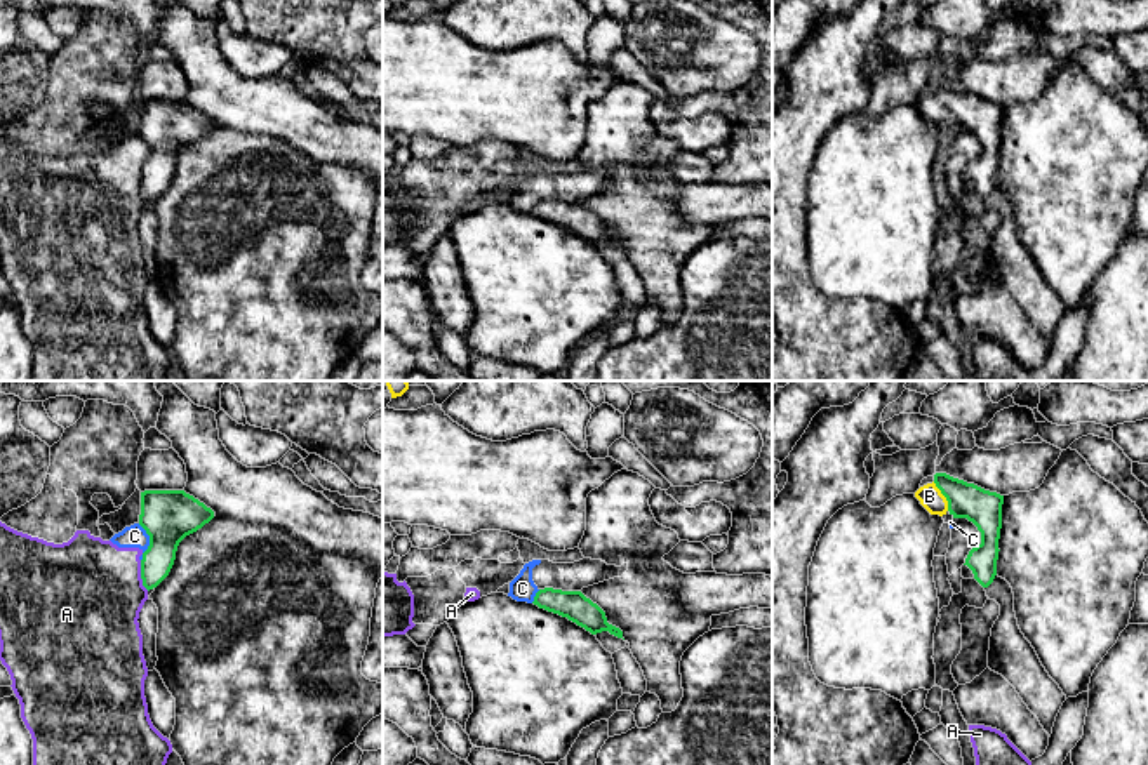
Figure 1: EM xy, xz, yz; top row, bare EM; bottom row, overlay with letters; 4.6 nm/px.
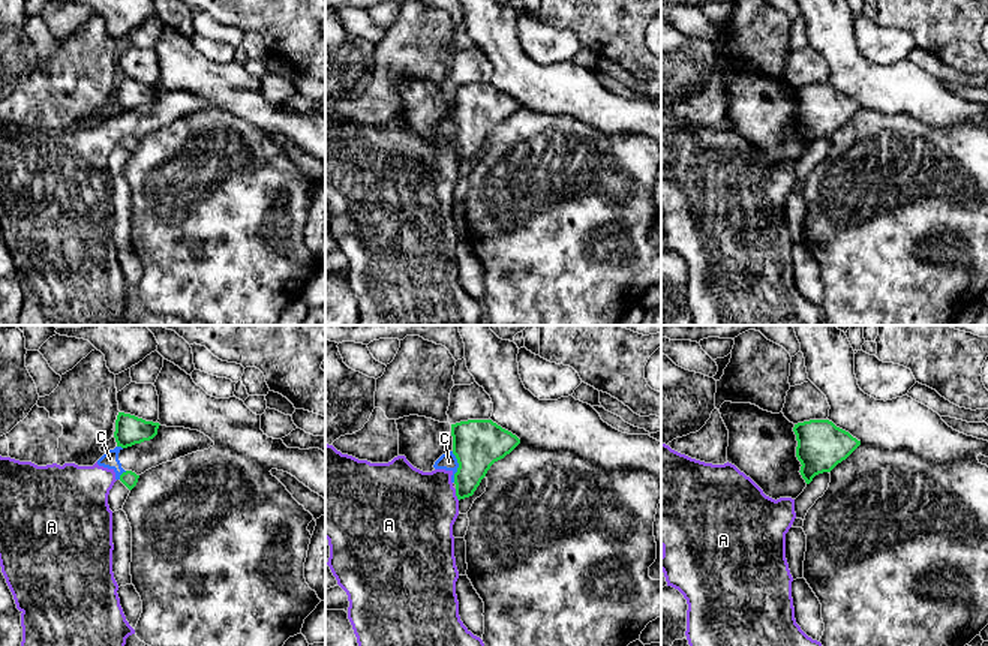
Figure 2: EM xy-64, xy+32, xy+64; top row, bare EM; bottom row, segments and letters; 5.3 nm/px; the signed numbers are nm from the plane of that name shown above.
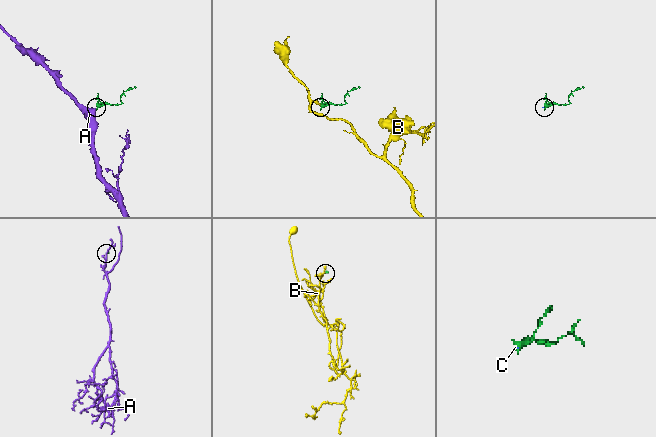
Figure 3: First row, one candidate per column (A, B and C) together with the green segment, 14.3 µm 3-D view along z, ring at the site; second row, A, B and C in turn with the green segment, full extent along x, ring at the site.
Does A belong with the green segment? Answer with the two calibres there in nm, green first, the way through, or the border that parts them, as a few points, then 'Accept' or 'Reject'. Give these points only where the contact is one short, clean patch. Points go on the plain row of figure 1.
Thickness 170 nm (green) against 480 nm. Boundary: xy (140, 171), (140, 188), (148, 200). Reject

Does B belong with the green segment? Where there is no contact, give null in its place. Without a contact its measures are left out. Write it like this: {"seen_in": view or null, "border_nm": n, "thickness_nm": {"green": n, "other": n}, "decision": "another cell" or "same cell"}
{"seen_in": "yz", "border_nm": 150, "thickness_nm": {"green": 170, "other": 110}, "decision": "same cell"}

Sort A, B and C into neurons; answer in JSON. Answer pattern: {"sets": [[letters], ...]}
{"sets": [["A", "C"], ["B"]]}

